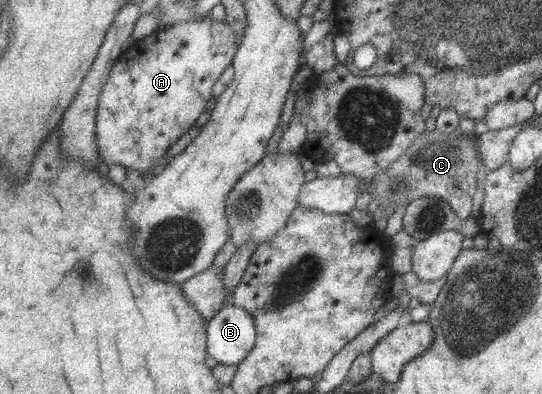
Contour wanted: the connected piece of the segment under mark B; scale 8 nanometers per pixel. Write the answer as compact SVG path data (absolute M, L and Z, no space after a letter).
M232 304L223 305L208 320L205 329L206 353L218 364L236 366L255 344L252 316Z

